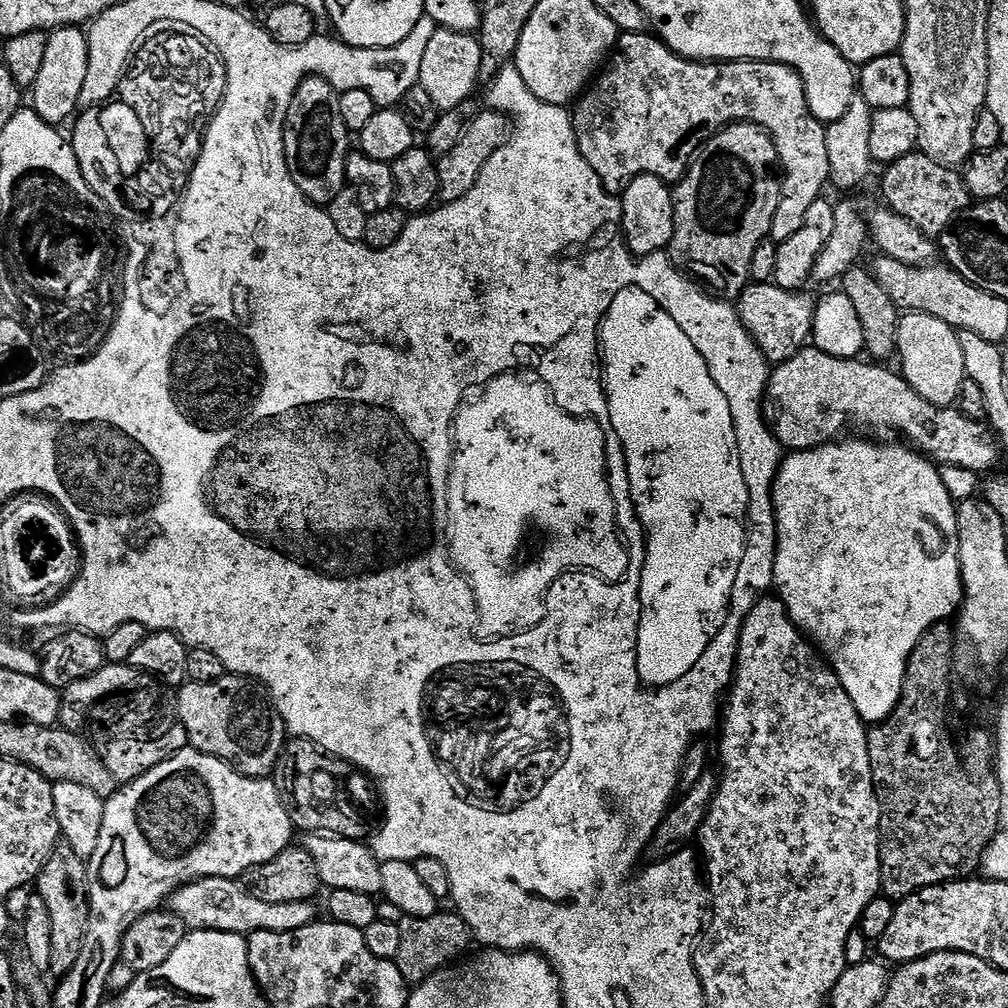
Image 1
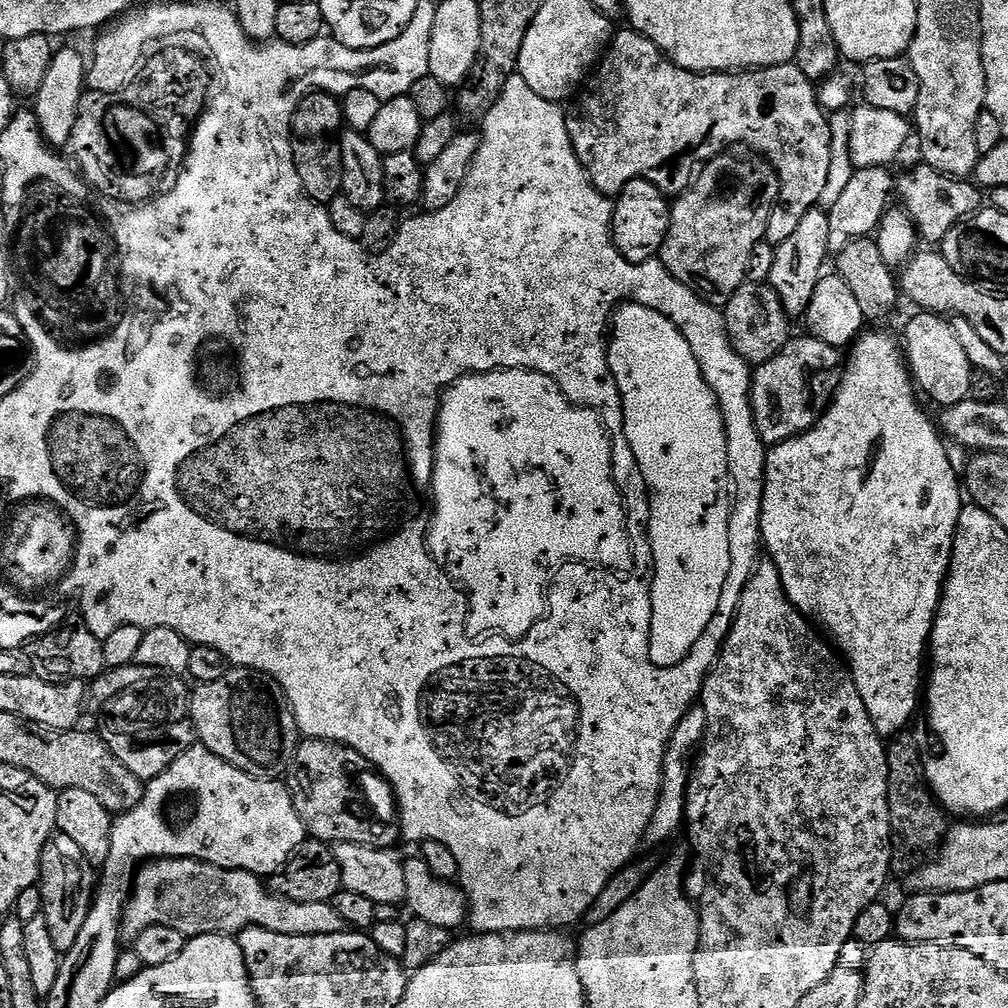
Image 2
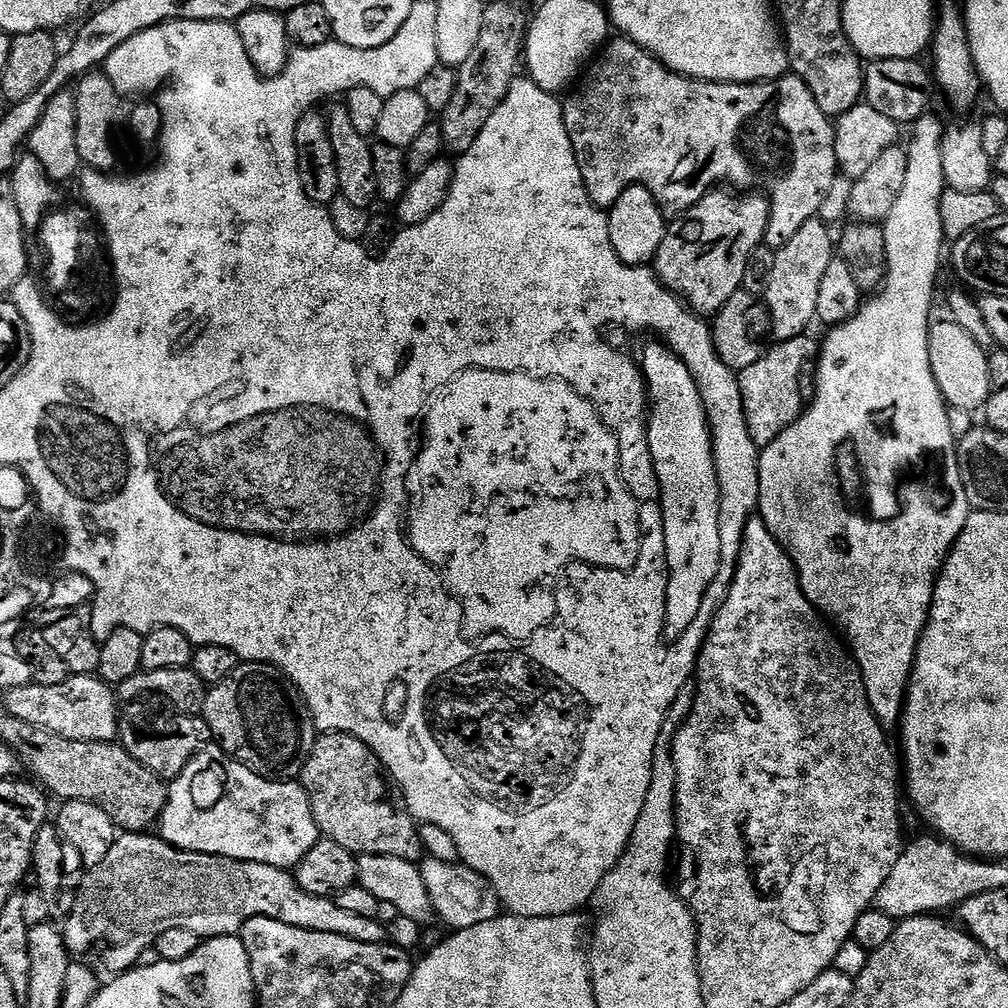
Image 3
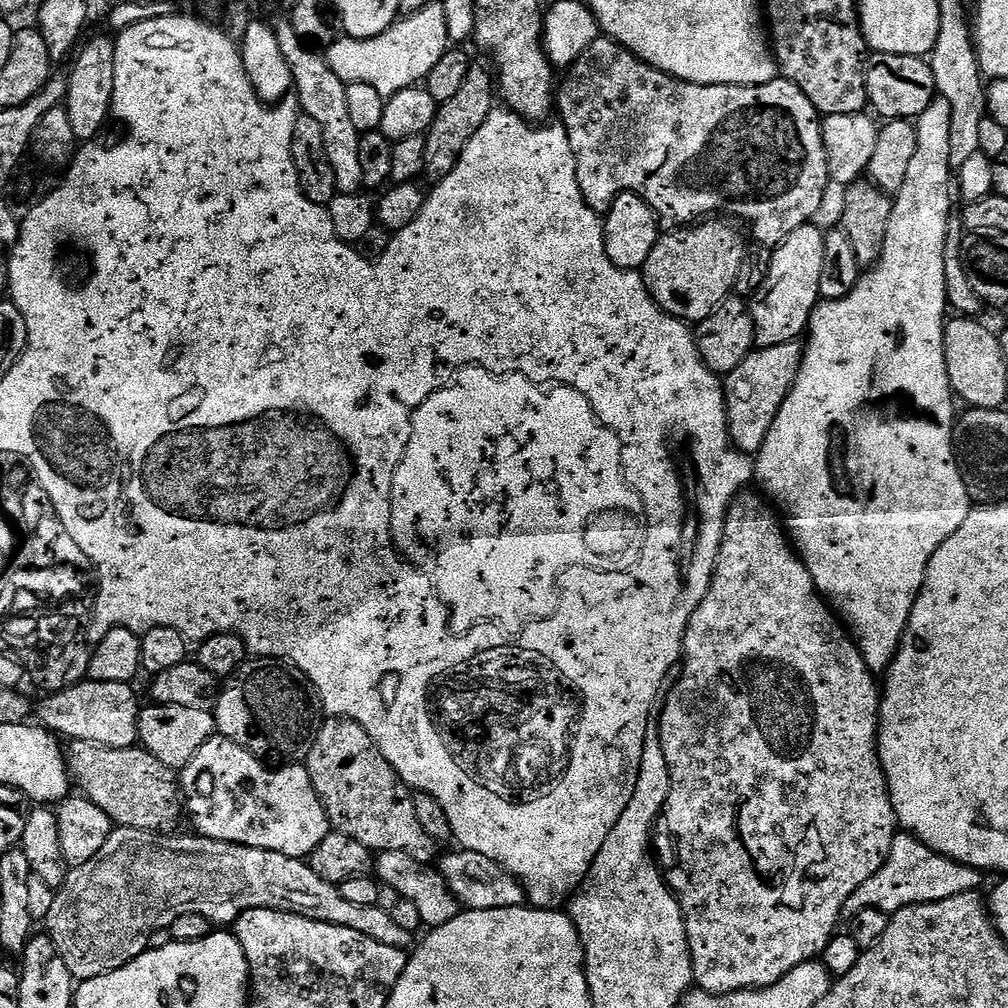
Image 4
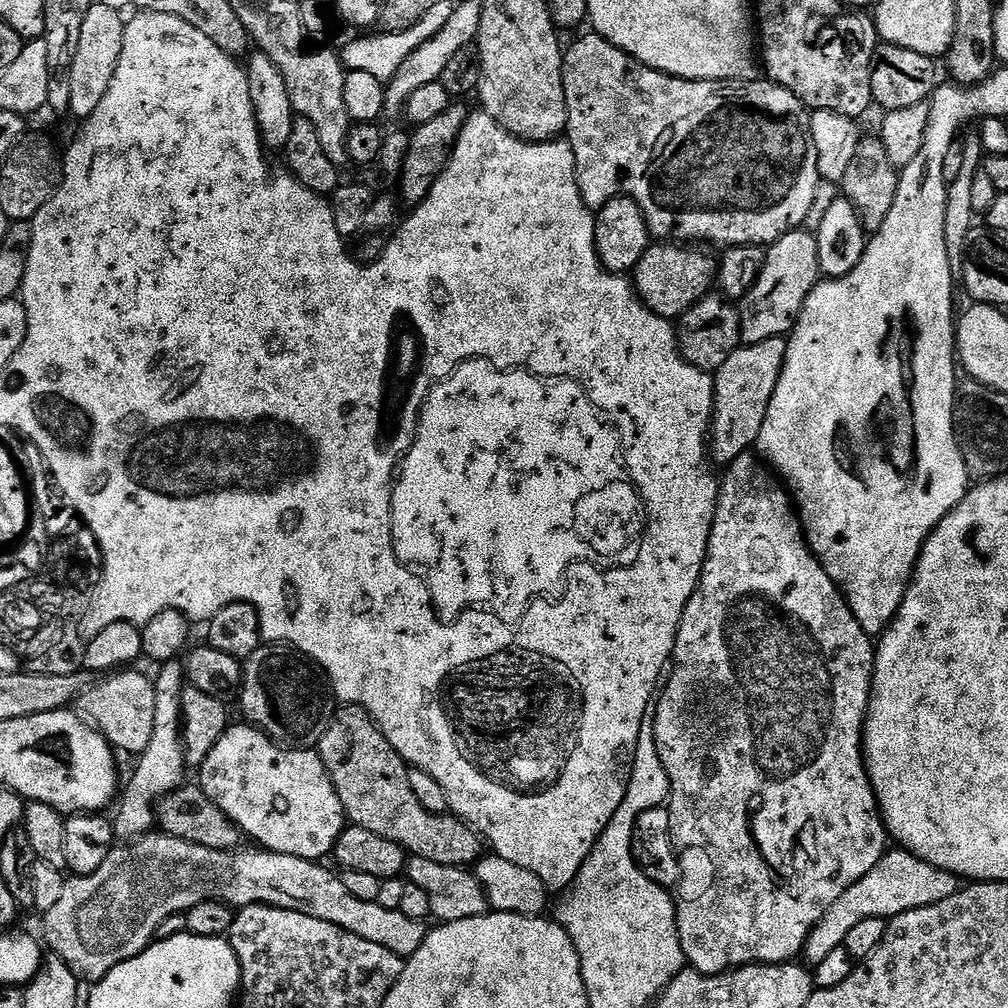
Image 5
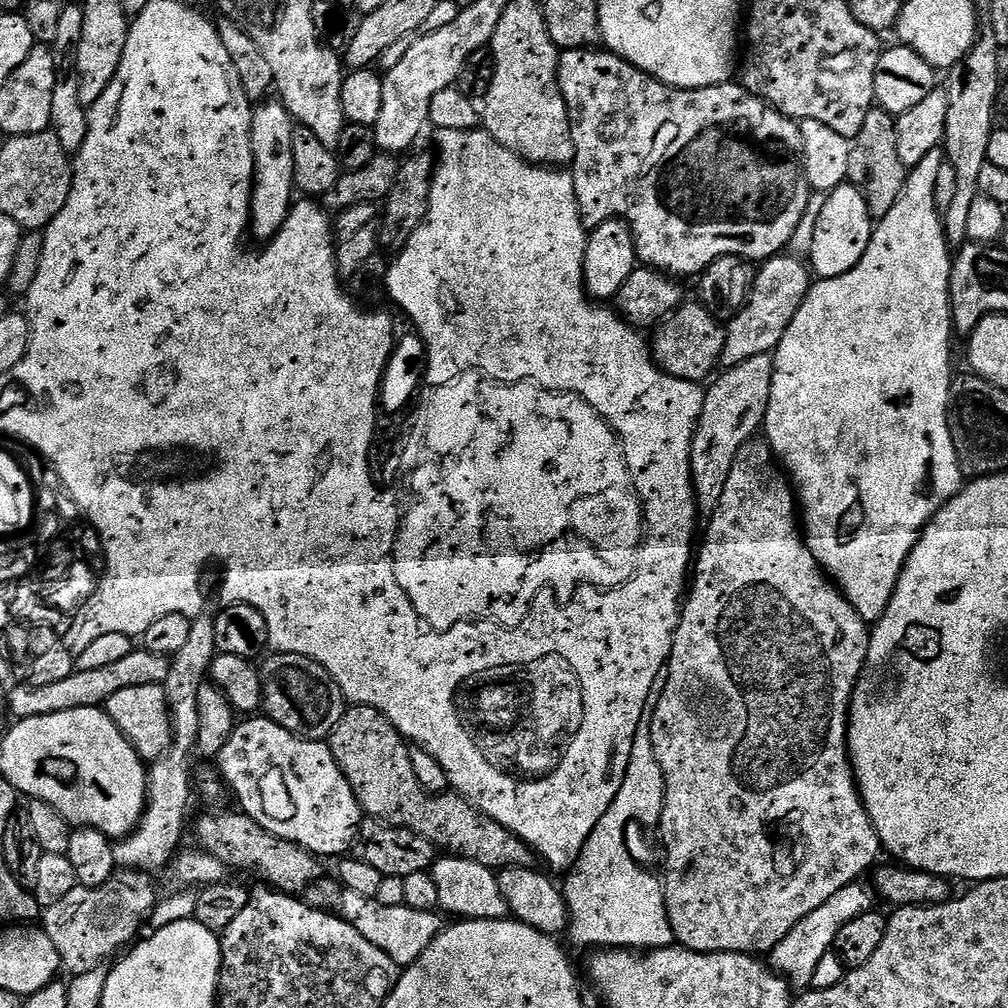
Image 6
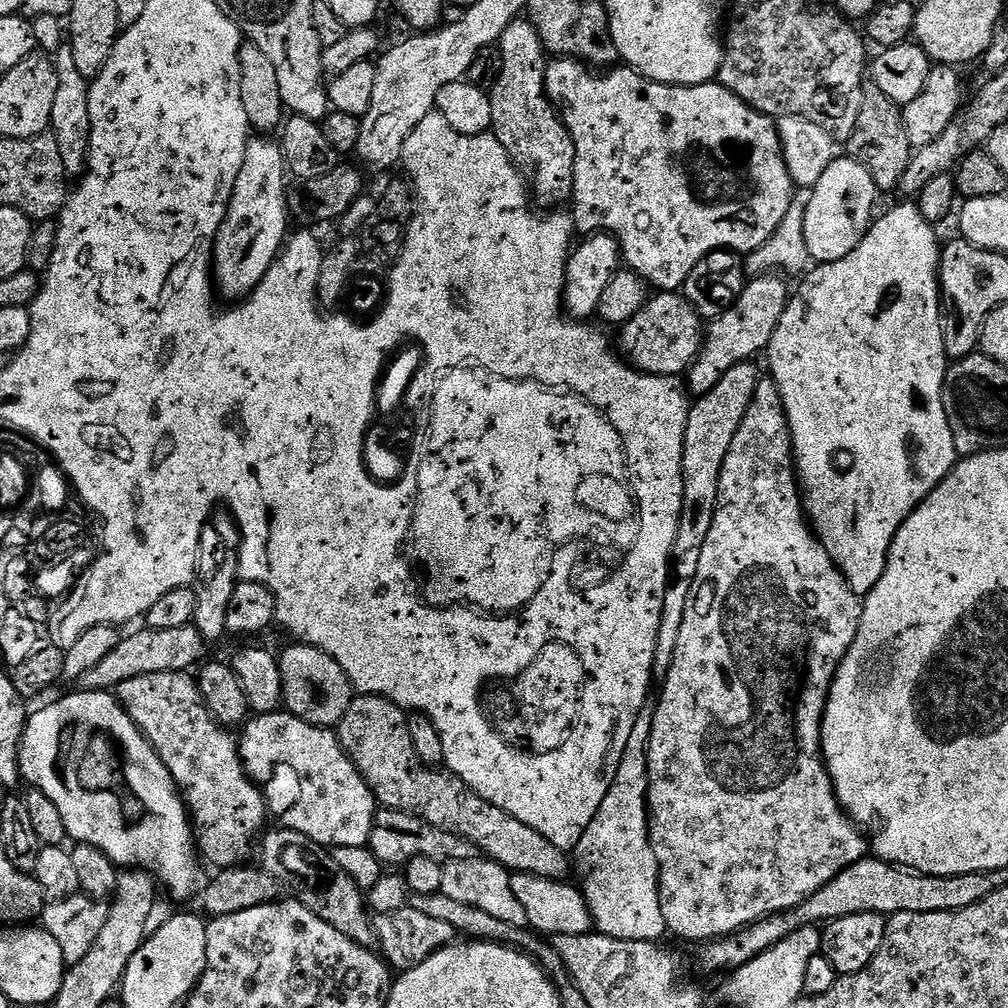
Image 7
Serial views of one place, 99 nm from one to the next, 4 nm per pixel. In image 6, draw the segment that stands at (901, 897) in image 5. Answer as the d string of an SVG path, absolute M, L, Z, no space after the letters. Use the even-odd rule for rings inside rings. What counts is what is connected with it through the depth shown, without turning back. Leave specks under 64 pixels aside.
M853 882L838 890L838 894L834 894L825 904L818 906L818 910L806 914L806 918L802 918L802 922L798 922L798 926L794 926L794 930L790 930L790 934L786 934L786 938L782 938L782 942L778 942L778 946L772 948L770 953L772 971L780 973L790 982L793 989L807 989L811 985L814 969L822 959L822 954L833 951L838 930L842 930L846 922L858 918L863 912L873 911L872 900L874 901L873 889L869 885L867 888L864 882Z

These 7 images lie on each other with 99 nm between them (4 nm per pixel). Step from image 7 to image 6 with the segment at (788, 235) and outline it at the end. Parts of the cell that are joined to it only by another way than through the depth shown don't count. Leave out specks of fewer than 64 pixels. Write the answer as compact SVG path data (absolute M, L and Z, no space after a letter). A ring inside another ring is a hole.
M801 120L799 121L799 125L804 173L808 176L808 182L812 193L808 198L806 214L802 214L802 222L798 222L798 230L792 236L790 248L797 257L808 258L811 254L811 246L814 241L814 230L818 223L818 216L822 212L826 197L825 194L832 193L834 189L848 180L850 140L849 137L838 134L834 130L830 130L830 126L826 126L822 122Z

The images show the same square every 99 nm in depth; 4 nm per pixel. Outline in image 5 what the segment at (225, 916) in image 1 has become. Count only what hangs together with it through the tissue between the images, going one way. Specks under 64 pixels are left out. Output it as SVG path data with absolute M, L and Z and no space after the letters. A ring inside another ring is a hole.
M156 834L153 840L151 838L144 838L140 841L131 841L127 844L120 844L114 846L106 856L106 861L102 862L102 865L95 871L94 874L88 876L77 876L67 879L64 884L61 901L57 905L52 906L50 911L44 914L44 942L51 949L49 951L53 955L59 957L60 960L66 962L70 968L70 972L75 976L78 982L86 984L93 984L105 977L114 966L120 965L124 961L128 961L130 958L136 957L138 954L142 954L148 948L148 945L153 943L157 939L160 927L167 922L171 916L177 916L177 918L183 917L194 906L198 906L204 902L210 902L215 904L227 904L229 908L233 910L239 910L242 908L249 908L252 904L267 904L269 908L285 908L291 912L297 912L298 914L306 914L310 918L318 918L322 922L330 922L334 926L338 926L342 930L346 930L350 934L358 934L358 938L366 938L366 942L374 942L374 946L382 946L386 950L390 950L394 955L407 958L415 954L415 952L421 948L424 944L424 937L426 935L426 928L419 920L411 920L406 918L403 914L394 910L382 910L382 906L378 906L376 903L362 902L358 898L354 898L346 890L343 879L339 875L335 876L328 868L323 868L323 863L315 860L303 860L302 858L294 858L293 856L287 856L286 854L278 854L277 852L269 852L267 850L255 850L256 852L244 852L245 850L229 850L227 852L219 852L218 850L210 850L206 846L194 846L190 842L182 842L178 838L173 836L166 836L163 834Z

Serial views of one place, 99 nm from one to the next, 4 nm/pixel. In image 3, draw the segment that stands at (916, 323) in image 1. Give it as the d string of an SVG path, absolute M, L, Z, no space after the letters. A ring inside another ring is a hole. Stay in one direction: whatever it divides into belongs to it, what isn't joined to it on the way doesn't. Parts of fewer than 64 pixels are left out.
M951 318L943 319L937 324L935 321L928 330L930 370L934 370L934 382L938 382L938 390L944 395L945 404L975 413L983 409L994 391L988 370L988 352L974 342L970 330L962 330L962 326L955 324Z

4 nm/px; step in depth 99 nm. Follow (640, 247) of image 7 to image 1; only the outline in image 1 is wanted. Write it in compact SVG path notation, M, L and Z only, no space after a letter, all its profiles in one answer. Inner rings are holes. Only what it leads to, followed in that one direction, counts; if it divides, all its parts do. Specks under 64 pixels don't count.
M644 32L623 33L617 39L607 64L595 77L591 87L579 97L572 112L572 124L576 128L576 141L582 158L590 162L594 174L598 174L609 193L623 193L624 187L635 176L658 176L665 182L675 181L684 175L692 157L705 140L729 124L747 122L760 125L771 136L782 169L780 205L774 214L771 239L779 242L790 238L790 234L802 226L806 210L821 199L823 192L820 191L824 184L826 188L829 183L830 158L826 158L825 125L814 118L806 102L804 83L795 70L785 64L771 64L765 60L687 60L668 49L663 40Z

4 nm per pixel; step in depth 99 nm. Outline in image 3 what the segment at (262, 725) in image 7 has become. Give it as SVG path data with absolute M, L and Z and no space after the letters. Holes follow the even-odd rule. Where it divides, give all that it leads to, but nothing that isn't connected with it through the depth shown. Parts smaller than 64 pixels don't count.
M218 746L202 748L194 758L190 758L182 774L167 785L168 797L158 821L158 835L161 840L187 852L262 862L285 870L295 869L322 837L303 784L291 784L290 781L288 778L259 776L246 765L228 757Z

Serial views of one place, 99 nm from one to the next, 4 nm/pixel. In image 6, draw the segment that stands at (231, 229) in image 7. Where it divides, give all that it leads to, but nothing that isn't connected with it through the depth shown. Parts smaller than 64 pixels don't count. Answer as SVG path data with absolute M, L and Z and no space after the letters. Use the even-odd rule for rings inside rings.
M268 98L257 103L252 109L252 121L250 122L250 150L254 160L254 172L252 174L252 215L250 217L251 235L256 235L260 242L273 240L280 233L286 222L289 212L292 210L294 197L292 192L297 191L294 178L294 130L297 125L292 115L286 110L286 106L279 98Z

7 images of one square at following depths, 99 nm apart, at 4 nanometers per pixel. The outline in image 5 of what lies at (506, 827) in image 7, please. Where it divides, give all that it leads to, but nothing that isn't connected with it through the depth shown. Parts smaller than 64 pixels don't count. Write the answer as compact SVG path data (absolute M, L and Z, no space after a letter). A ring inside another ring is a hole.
M341 707L333 715L332 725L320 740L318 751L330 774L330 782L334 782L349 825L394 842L409 857L418 860L467 869L481 859L482 841L467 824L452 814L432 816L418 798L414 798L408 777L409 765L393 750L364 709Z

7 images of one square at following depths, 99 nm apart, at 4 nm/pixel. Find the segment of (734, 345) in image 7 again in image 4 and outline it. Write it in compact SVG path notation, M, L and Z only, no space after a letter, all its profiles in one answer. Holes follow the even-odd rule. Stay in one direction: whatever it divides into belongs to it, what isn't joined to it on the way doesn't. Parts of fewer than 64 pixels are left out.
M814 222L798 226L781 242L775 245L766 282L750 298L756 348L782 346L782 342L800 340L807 333L812 311L820 303L819 279L825 257L825 229Z

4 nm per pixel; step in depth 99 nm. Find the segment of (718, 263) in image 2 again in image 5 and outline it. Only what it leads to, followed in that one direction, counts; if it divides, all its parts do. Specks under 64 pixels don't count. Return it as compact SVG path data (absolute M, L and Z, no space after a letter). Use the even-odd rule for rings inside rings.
M656 242L648 247L646 254L634 269L634 287L640 303L655 316L673 322L679 321L690 309L713 291L718 276L718 264L714 259L695 252L692 246L677 246L672 242Z

